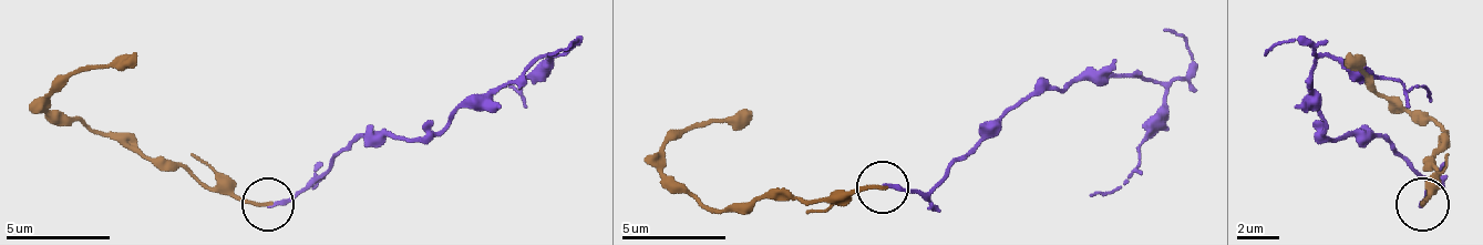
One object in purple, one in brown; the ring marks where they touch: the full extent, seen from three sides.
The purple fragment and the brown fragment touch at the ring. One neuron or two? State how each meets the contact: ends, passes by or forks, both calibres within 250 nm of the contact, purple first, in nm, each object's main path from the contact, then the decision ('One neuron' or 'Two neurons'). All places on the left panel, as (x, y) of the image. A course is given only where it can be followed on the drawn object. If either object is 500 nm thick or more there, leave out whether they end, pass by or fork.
At the ring purple ends. At the ring brown ends. Thickness 200 nm (purple) against 170 nm. Course of purple: (266, 203), (292, 203), (354, 140), (433, 134), (460, 109), (481, 109), (549, 55), (523, 82), (475, 103). Course of brown: (266, 203), (208, 192), (182, 166), (57, 119), (51, 98), (78, 72), (135, 51). Two neurons

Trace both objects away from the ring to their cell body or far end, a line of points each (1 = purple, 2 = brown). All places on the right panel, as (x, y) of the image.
1: (1423, 203), (1429, 187), (1387, 140), (1324, 134), (1314, 61), (1356, 55), (1377, 77), (1423, 88), (1429, 103)
2: (1423, 203), (1434, 192), (1434, 166), (1444, 134), (1429, 119), (1413, 119), (1381, 98), (1356, 67), (1350, 51)

